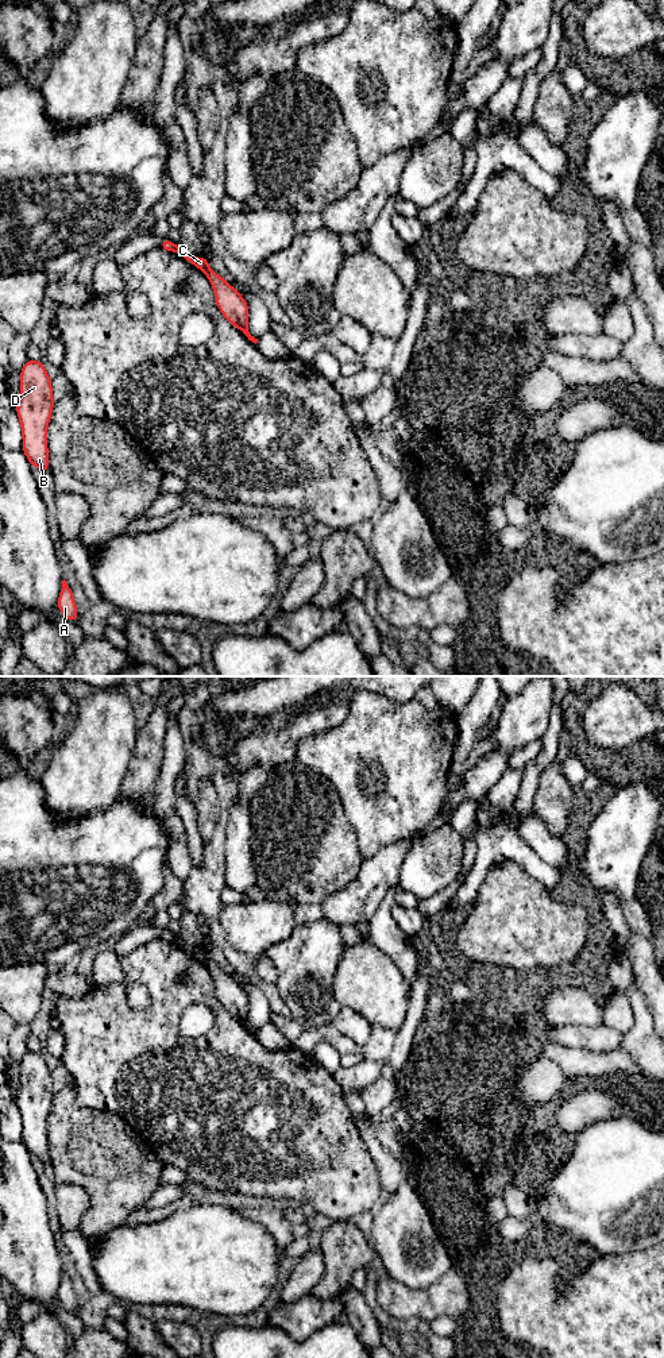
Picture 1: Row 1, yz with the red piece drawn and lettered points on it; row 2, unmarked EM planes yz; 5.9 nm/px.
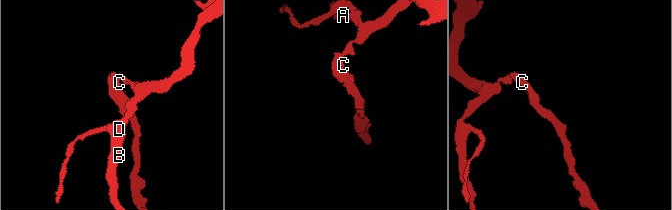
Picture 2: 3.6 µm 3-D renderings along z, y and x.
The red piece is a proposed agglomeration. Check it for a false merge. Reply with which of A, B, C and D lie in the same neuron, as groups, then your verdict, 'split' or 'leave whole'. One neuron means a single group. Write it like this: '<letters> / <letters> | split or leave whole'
A B D / C | split

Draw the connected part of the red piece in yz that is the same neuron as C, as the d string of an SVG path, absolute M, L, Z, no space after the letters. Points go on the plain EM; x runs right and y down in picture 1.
M178 934L174 935L174 944L178 945L184 952L198 958L209 971L213 984L216 987L216 996L221 1006L238 1021L240 1021L248 1031L258 1034L258 1030L248 1023L248 996L243 987L231 977L223 968L216 965L208 956L206 948L192 948L182 942Z

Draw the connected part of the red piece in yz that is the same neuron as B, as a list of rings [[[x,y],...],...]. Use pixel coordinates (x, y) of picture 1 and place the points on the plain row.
[[[27,1052],[20,1061],[16,1104],[22,1116],[23,1139],[31,1157],[50,1161],[47,1118],[54,1097],[51,1070],[40,1052]]]

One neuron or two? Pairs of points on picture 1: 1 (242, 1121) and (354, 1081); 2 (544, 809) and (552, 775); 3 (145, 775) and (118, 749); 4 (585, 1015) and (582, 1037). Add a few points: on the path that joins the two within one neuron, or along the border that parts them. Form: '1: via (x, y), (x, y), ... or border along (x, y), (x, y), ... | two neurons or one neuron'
1: border along (331, 1075), (344, 1091) | two neurons
2: via (552, 801), (552, 783) | one neuron
3: border along (136, 733), (134, 752), (120, 791) | two neurons
4: border along (599, 1025), (562, 1025), (552, 1027) | two neurons

